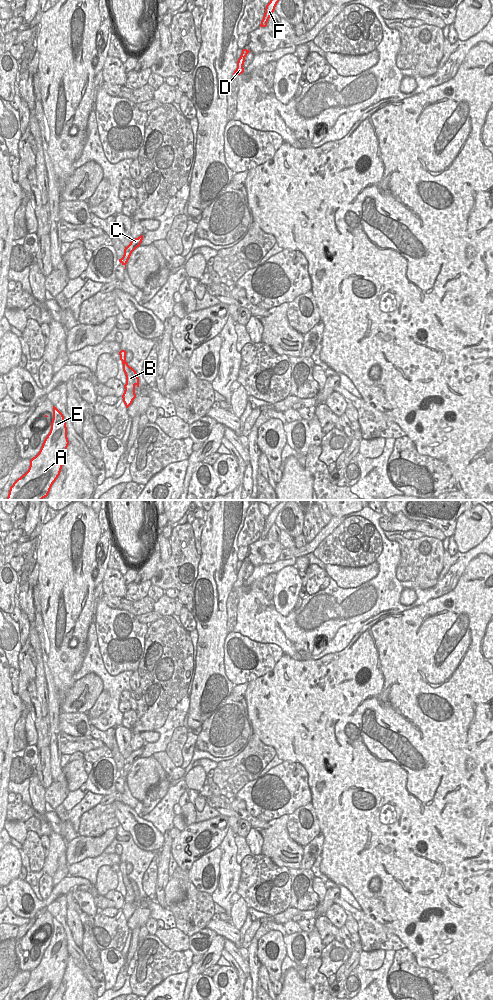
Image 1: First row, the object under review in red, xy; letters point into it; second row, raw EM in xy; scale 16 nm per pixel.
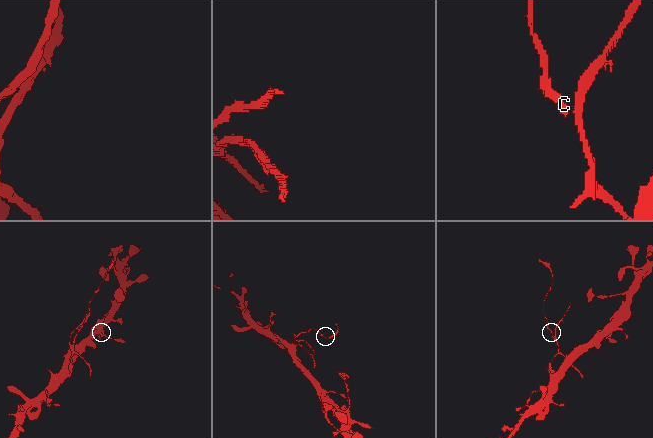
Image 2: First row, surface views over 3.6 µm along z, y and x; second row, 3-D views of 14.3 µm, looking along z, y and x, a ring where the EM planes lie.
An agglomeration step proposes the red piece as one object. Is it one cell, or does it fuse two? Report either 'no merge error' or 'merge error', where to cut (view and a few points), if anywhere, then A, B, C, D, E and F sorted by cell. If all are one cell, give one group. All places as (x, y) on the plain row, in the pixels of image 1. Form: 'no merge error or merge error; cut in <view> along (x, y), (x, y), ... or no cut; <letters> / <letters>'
merge error; cut in xy along (122, 874), (126, 875); A B E / C D F

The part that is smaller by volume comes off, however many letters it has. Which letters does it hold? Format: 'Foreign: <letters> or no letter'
Foreign: C, D, F

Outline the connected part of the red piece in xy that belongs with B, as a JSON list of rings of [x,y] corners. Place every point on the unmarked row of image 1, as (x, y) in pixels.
[[[128,875],[123,876],[123,883],[126,888],[126,896],[124,897],[124,905],[122,907],[123,914],[128,920],[133,912],[136,910],[135,899],[139,899],[139,890],[136,883],[128,877]]]

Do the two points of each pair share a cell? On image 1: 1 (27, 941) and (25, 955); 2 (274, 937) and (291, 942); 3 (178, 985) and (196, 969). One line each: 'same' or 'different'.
1: same
2: different
3: different

